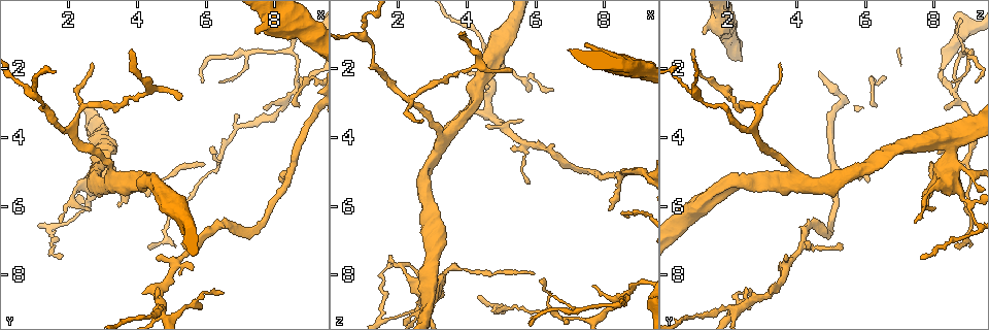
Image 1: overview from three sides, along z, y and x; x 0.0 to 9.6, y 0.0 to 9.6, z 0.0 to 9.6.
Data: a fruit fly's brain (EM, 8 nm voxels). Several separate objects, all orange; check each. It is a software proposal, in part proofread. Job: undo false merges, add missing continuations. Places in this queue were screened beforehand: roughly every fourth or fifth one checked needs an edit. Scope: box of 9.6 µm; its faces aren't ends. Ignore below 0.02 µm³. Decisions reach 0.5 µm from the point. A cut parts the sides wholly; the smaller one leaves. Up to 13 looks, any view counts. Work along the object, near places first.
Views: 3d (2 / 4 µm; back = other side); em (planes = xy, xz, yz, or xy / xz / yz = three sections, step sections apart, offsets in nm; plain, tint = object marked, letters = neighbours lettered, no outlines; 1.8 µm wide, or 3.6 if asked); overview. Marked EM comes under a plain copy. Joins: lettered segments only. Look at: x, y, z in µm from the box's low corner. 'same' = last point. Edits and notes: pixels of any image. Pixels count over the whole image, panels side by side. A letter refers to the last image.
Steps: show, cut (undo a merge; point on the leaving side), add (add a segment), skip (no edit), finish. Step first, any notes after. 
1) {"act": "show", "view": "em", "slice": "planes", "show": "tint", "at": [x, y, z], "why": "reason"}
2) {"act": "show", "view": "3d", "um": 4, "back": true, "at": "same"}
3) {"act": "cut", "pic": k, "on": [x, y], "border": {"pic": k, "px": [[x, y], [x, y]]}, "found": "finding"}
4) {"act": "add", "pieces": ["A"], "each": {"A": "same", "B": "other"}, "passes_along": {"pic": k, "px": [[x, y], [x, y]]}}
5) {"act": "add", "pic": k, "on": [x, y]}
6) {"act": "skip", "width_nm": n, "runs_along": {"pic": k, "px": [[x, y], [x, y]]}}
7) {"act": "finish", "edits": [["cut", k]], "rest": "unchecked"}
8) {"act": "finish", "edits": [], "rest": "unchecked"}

{"act": "show", "view": "3d", "um": 2, "at": [7.35, 0.85, 1.35], "why": "branch stops here"}

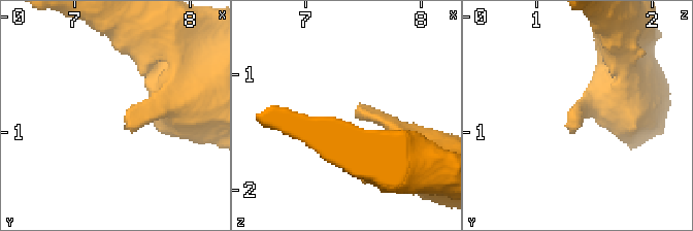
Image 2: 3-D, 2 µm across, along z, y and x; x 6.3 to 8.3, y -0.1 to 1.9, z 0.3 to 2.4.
{"act": "show", "view": "em", "slice": "planes", "show": "letters", "at": [7.44, 0.90, 1.34]}

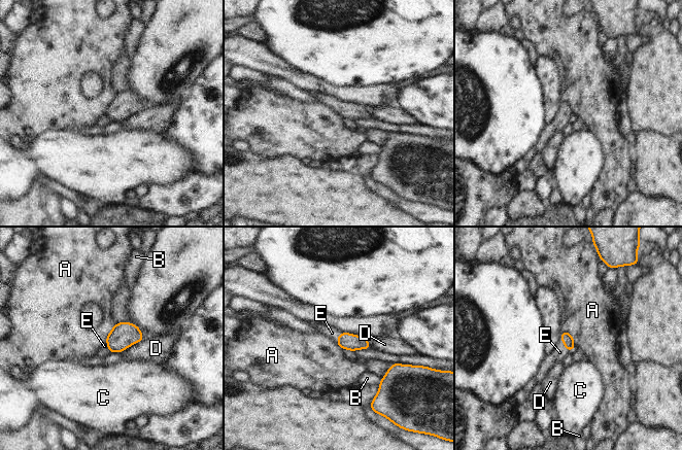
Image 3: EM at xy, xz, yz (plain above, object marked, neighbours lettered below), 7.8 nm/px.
{"act": "add", "pieces": ["E"], "each": {"A": "other", "B": "other", "C": "other", "D": "other", "E": "same"}, "found": "it goes on there"}

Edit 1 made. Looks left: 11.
{"act": "show", "view": "3d", "um": 4, "at": [8.60, 2.65, 8.55], "why": "three-way junction"}

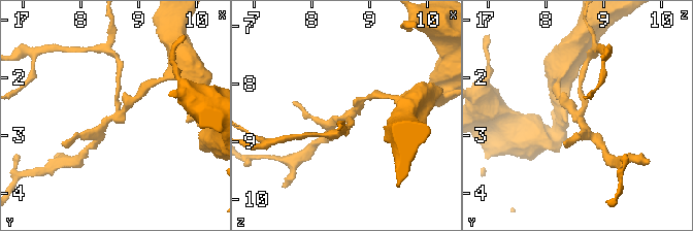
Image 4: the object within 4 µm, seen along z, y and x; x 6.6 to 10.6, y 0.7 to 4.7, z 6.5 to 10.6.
{"act": "show", "view": "em", "slice": "planes", "show": "tint", "at": [8.65, 2.65, 8.50]}

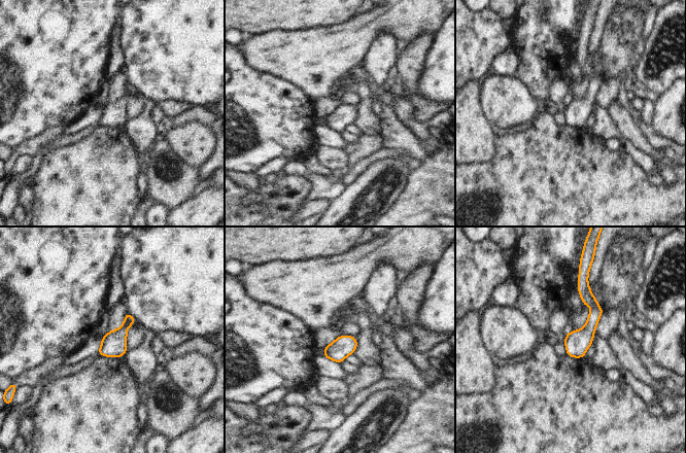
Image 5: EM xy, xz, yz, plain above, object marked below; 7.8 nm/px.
{"act": "show", "view": "em", "slice": "planes", "show": "letters", "at": "same", "why": "what lies round it"}

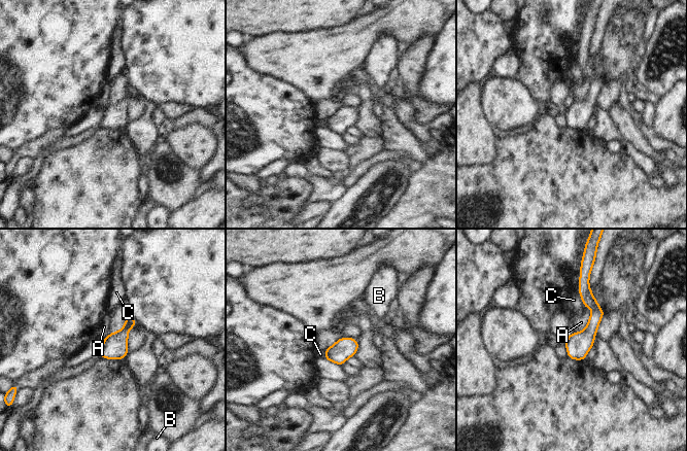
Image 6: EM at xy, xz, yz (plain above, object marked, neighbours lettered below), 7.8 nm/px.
{"act": "skip", "each": {"A": "other", "B": "other", "C": "other"}, "found": "all the same neuron"}

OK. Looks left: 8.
{"act": "show", "view": "em", "slice": "planes", "show": "letters", "at": [3.10, 5.00, 8.50], "why": "calibre changes"}

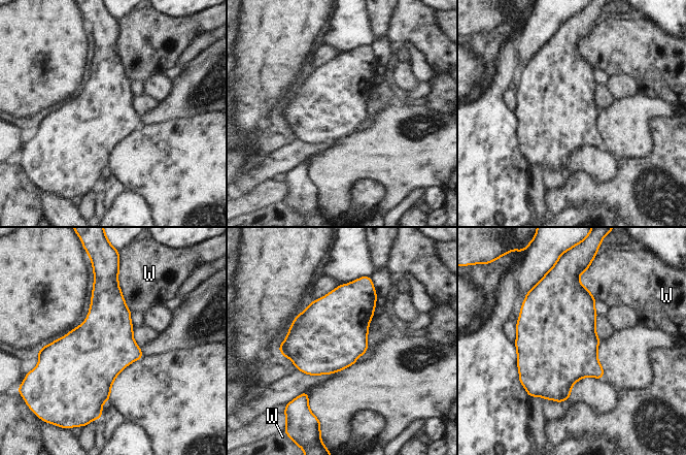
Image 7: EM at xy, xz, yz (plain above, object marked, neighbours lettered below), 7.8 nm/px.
{"act": "skip", "longest_contact_nm": ["W", 320], "each": {"W": "other"}, "found": "one neuron here"}

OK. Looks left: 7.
{"act": "show", "view": "3d", "um": 2, "at": [6.10, 4.35, 8.15], "why": "tapers out"}

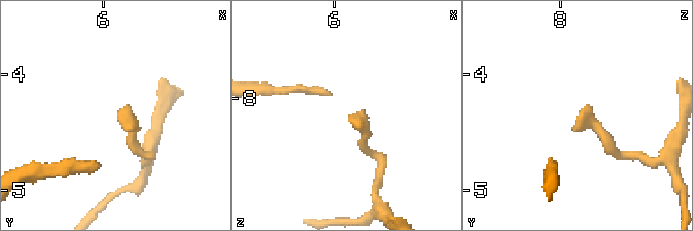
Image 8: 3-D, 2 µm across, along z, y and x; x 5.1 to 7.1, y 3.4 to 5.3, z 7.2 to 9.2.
{"act": "show", "view": "em", "um": 3.6, "slice": "xy", "step": 8, "show": "letters", "at": [6.14, 4.28, 8.18]}

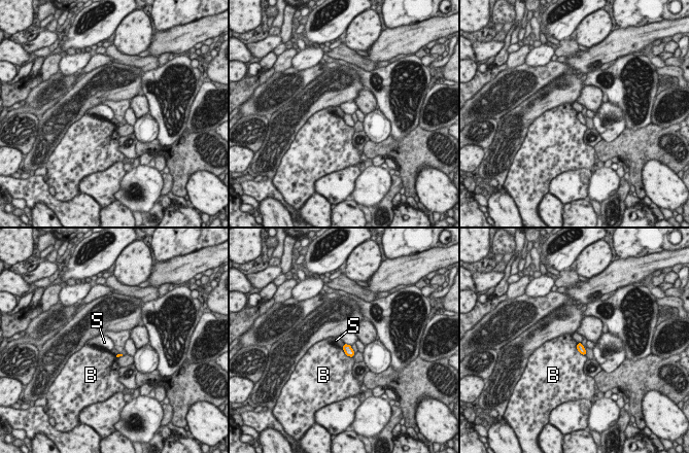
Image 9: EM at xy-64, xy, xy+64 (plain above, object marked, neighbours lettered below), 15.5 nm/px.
{"act": "show", "view": "em", "um": 3.6, "slice": "planes", "show": "letters", "at": "same", "why": "cut it another way"}

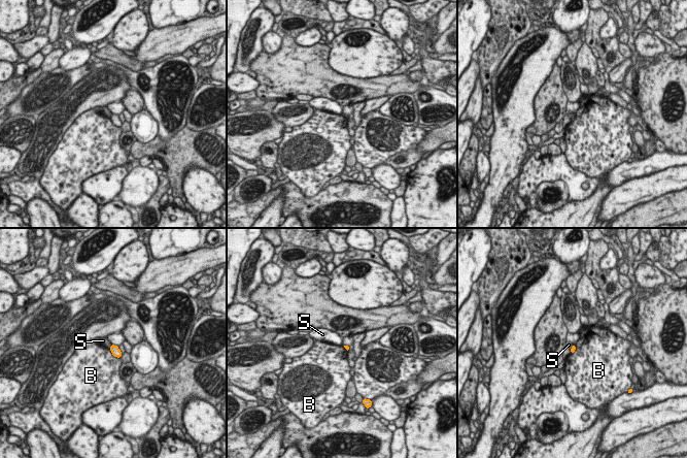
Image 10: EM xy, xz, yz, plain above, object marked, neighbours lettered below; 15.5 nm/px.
{"act": "skip", "longest_contact_nm": ["B", 240], "each": {"B": "other", "S": "other"}, "border": {"pic": 10, "px": [[111, 345], [109, 348]]}, "found": "no lettered segment goes on from it"}

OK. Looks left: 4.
{"act": "show", "view": "em", "slice": "yz", "step": 4, "show": "tint", "at": [4.60, 9.00, 2.35], "why": "sharp bend"}

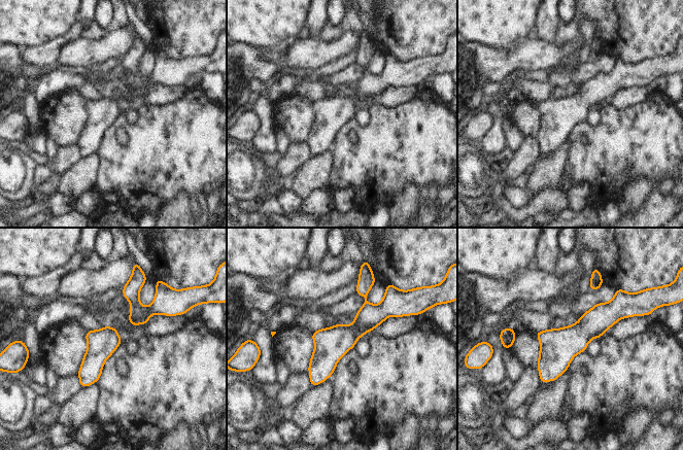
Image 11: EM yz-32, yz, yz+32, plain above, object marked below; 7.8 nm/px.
{"act": "show", "view": "em", "slice": "planes", "show": "letters", "at": "same"}

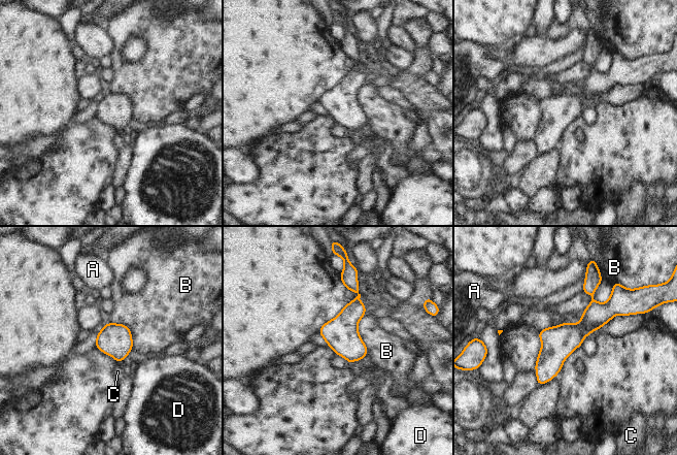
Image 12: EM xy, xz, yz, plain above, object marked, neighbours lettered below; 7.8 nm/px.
{"act": "skip", "width_nm": 260, "each": {"A": "other", "B": "other", "C": "other", "D": "other"}, "border": {"pic": 12, "px": [[364, 315], [358, 333], [368, 353]]}, "found": "continuous, no second neuron"}

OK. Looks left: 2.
{"act": "finish", "edits": [["add", 3]], "rest": "unchecked"}

